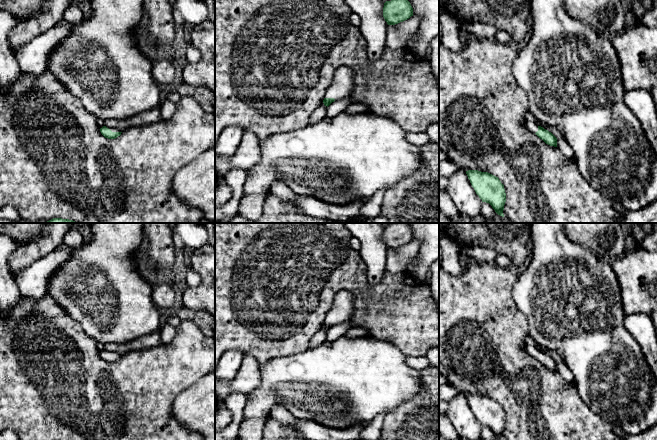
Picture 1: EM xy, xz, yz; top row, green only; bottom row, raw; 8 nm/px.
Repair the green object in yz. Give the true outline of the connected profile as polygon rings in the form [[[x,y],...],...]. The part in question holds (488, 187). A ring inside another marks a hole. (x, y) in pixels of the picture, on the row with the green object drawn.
[[[468,170],[466,174],[482,202],[489,203],[498,215],[504,217],[506,193],[499,178],[478,170]]]

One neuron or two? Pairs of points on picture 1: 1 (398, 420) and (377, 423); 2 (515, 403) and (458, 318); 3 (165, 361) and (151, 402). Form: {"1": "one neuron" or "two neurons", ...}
{"1": "two neurons", "2": "one neuron", "3": "one neuron"}

